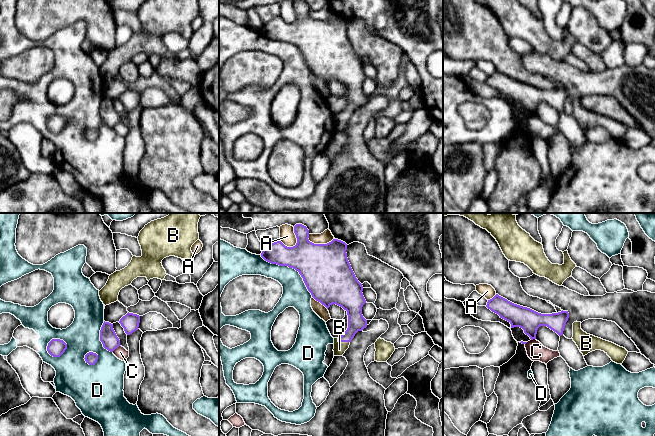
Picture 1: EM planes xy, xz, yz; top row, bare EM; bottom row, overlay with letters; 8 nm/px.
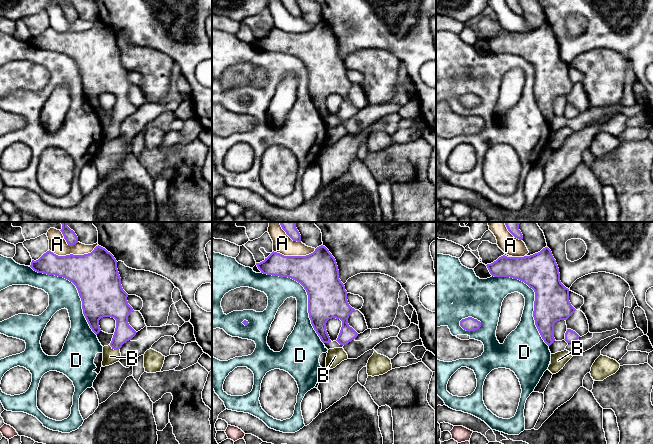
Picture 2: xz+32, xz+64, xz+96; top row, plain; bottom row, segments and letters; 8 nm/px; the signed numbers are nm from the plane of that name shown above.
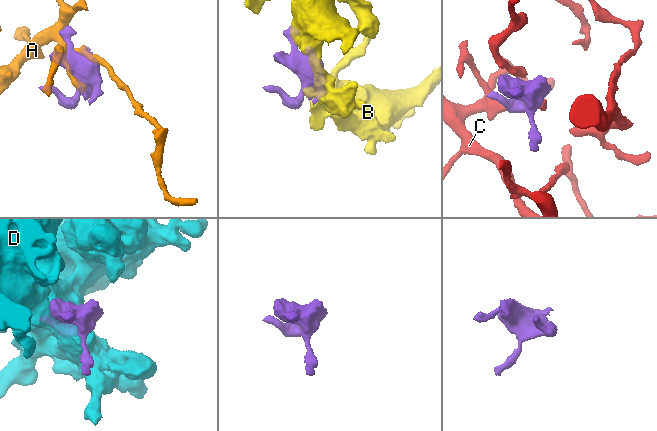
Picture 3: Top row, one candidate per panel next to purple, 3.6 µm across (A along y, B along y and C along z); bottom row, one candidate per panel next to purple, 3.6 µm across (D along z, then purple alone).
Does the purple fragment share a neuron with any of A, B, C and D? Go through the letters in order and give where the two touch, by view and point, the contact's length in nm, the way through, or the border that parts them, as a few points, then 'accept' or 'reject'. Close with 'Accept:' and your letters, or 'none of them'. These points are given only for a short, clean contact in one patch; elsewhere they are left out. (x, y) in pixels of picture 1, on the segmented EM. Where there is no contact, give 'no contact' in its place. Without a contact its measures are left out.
A: contact xz (297, 240); length 180 nm; reject
B: contact xz (343, 341); length 110 nm; way xz (356, 322), (343, 341), (339, 349); accept
C: contact xy (115, 348); length 80 nm; border xy (119, 345), (112, 351); reject
D: contact xz (291, 267); length 550 nm; reject
Accept: B

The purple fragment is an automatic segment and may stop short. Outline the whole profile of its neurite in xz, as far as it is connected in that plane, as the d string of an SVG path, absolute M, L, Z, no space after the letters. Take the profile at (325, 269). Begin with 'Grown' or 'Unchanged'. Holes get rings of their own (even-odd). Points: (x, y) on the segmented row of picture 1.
Grown. M302 224L294 226L297 243L293 247L285 246L280 240L265 247L261 257L279 266L288 266L299 272L312 297L327 309L336 304L347 311L348 328L338 338L334 338L334 356L342 356L349 348L351 340L358 331L367 327L367 320L362 315L362 307L366 303L363 286L356 278L347 258L347 244L333 239L327 244L314 244L309 241L309 230Z

